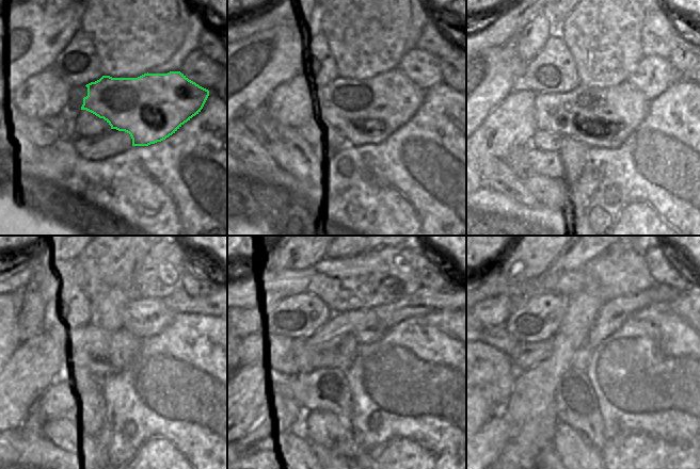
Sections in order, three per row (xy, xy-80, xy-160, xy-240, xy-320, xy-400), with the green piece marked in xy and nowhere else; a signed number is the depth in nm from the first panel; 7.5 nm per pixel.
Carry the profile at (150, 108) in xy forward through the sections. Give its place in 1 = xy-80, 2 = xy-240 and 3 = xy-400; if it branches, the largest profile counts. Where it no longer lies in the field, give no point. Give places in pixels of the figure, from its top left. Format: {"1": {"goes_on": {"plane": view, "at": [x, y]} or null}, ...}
{"1": {"goes_on": {"plane": "xy-80", "at": [367, 112]}}, "2": {"goes_on": {"plane": "xy-240", "at": [96, 350]}}, "3": {"goes_on": {"plane": "xy-400", "at": [496, 336]}}}

